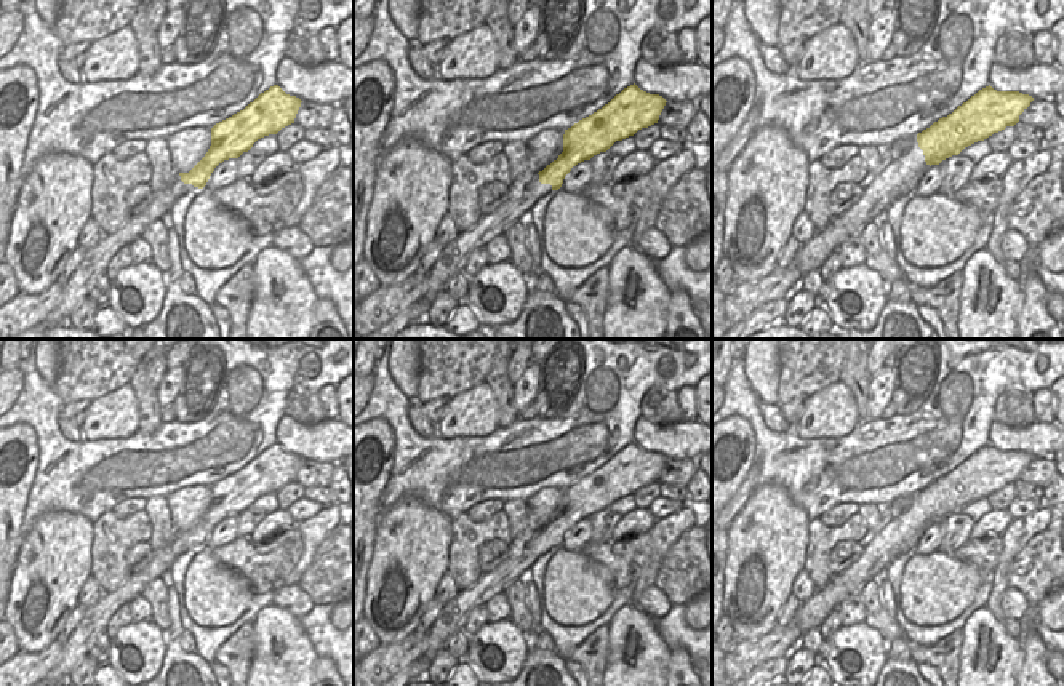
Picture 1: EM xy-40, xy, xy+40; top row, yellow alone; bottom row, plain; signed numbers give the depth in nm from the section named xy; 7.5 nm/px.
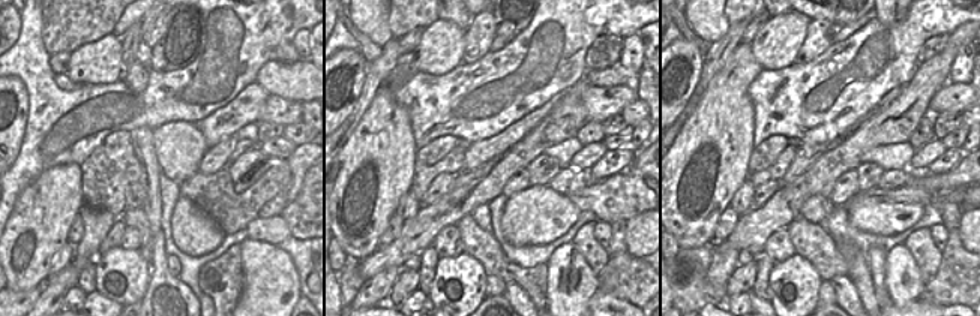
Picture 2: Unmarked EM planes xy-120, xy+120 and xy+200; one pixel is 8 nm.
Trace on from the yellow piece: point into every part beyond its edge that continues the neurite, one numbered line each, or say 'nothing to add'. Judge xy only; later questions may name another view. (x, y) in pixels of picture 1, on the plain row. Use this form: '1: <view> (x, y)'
1: xy (525, 549)

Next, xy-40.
1: xy-40 (96, 618)

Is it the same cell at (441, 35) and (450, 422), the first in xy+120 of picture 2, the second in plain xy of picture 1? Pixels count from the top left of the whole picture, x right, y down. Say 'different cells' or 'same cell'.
same cell

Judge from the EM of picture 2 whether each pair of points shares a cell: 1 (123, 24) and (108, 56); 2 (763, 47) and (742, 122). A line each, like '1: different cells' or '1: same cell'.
1: different cells
2: different cells

